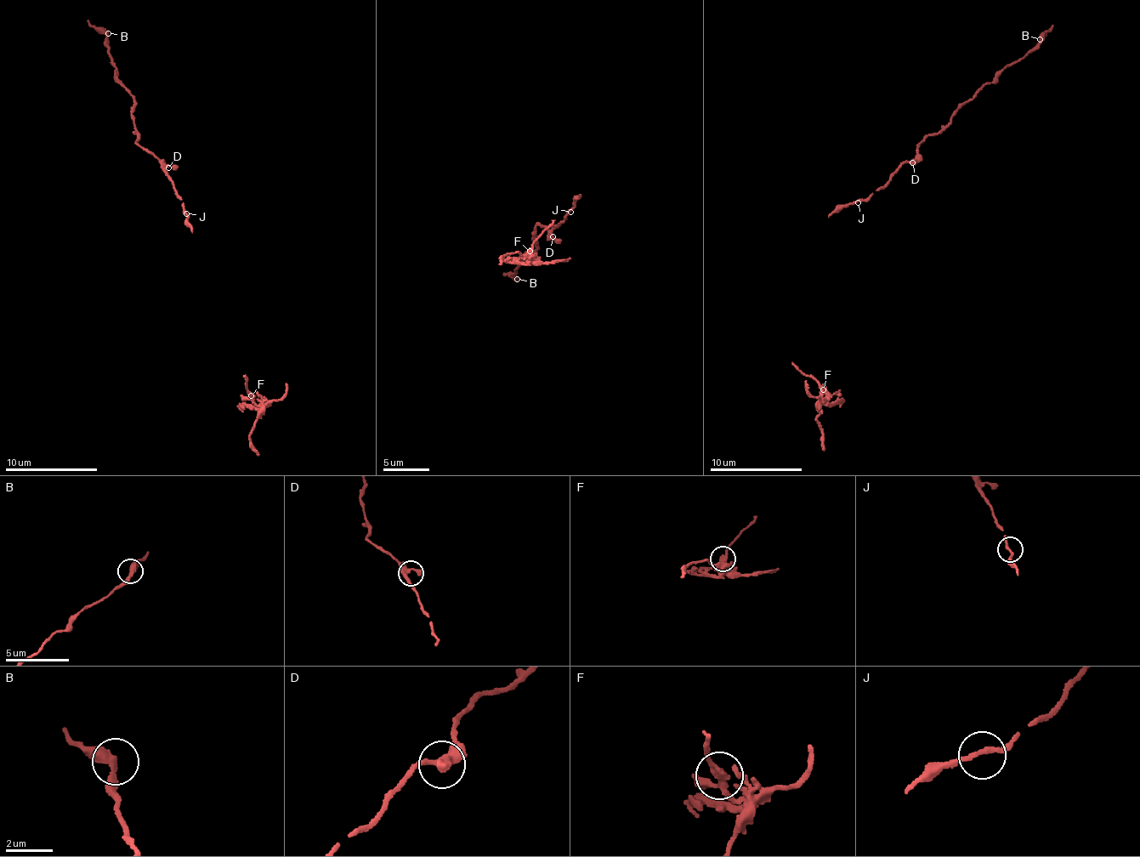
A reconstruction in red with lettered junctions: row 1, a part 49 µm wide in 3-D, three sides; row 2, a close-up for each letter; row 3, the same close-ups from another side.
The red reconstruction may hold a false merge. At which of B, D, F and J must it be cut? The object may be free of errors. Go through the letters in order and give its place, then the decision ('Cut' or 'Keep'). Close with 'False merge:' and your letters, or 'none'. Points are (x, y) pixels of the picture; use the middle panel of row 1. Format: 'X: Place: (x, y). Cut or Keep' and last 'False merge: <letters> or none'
B: Place: (517, 279). Keep
D: Place: (552, 236). Keep
F: Place: (530, 251). Cut
J: Place: (570, 212). Keep
False merge: F

